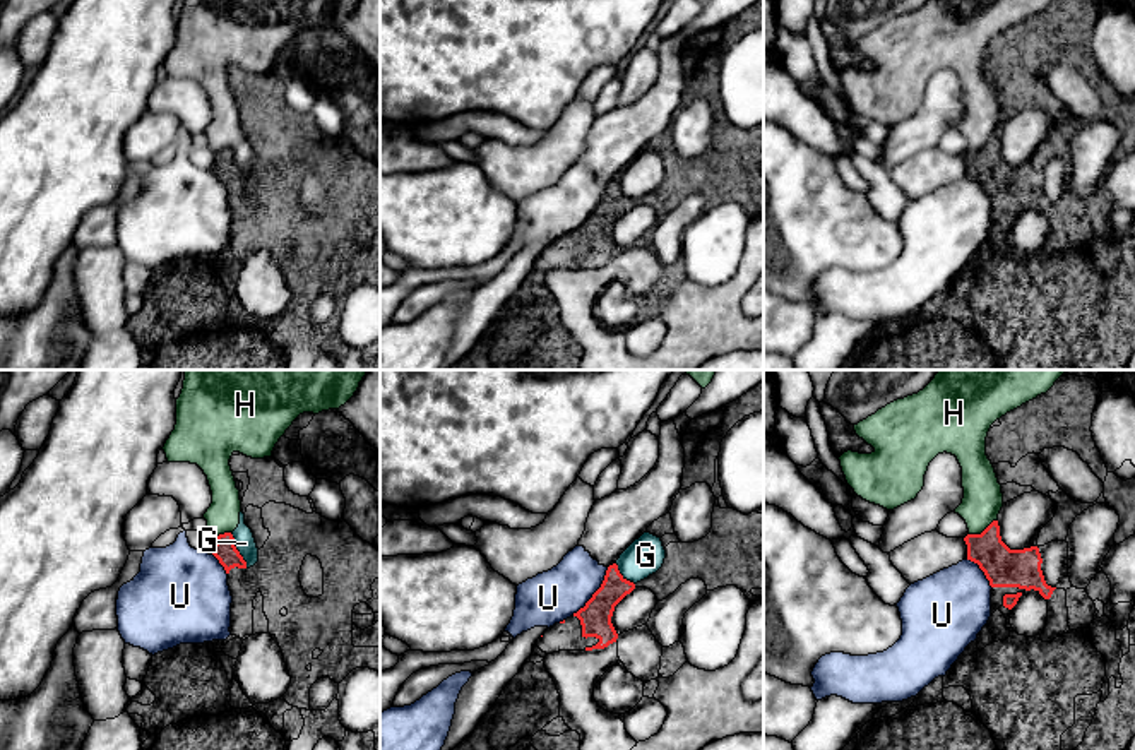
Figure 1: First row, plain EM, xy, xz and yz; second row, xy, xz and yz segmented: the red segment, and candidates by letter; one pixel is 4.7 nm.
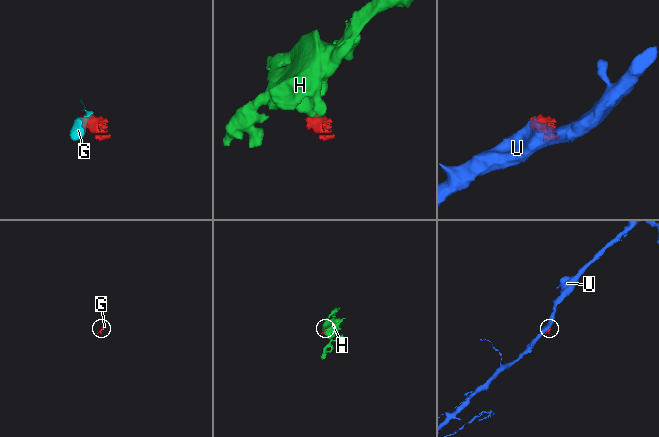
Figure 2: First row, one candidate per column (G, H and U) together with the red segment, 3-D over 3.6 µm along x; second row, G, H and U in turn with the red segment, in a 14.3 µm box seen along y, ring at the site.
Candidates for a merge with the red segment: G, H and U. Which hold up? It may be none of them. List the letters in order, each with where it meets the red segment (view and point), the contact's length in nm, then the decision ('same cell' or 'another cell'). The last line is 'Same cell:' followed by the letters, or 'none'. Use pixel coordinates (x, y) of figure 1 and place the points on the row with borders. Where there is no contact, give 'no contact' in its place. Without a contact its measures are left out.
G: xy (237, 550) | 190 nm | another cell
H: yz (983, 531) | 150 nm | another cell
U: xz (594, 593) | 280 nm | another cell
Same cell: none

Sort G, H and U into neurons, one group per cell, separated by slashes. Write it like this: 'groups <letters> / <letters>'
groups G H / U

